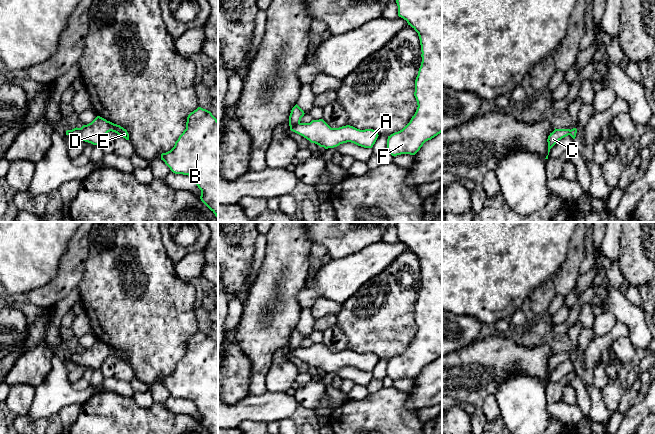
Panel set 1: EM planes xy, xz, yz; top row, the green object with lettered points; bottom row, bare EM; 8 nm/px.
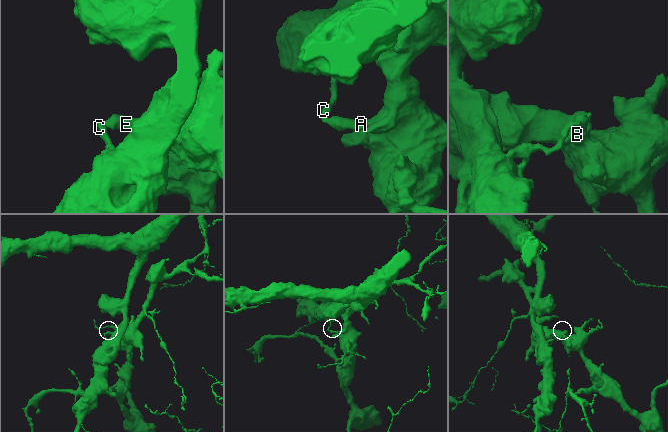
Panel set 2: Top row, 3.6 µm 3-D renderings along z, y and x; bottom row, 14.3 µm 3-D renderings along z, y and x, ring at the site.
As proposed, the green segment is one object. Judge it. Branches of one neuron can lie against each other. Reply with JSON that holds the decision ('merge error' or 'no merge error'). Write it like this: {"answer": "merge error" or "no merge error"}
{"answer": "merge error"}

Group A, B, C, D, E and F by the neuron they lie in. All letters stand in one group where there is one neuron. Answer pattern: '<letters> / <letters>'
A B D E F / C

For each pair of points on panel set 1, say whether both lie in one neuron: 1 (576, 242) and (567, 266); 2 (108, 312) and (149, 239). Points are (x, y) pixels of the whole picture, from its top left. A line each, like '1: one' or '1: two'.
1: one
2: one

